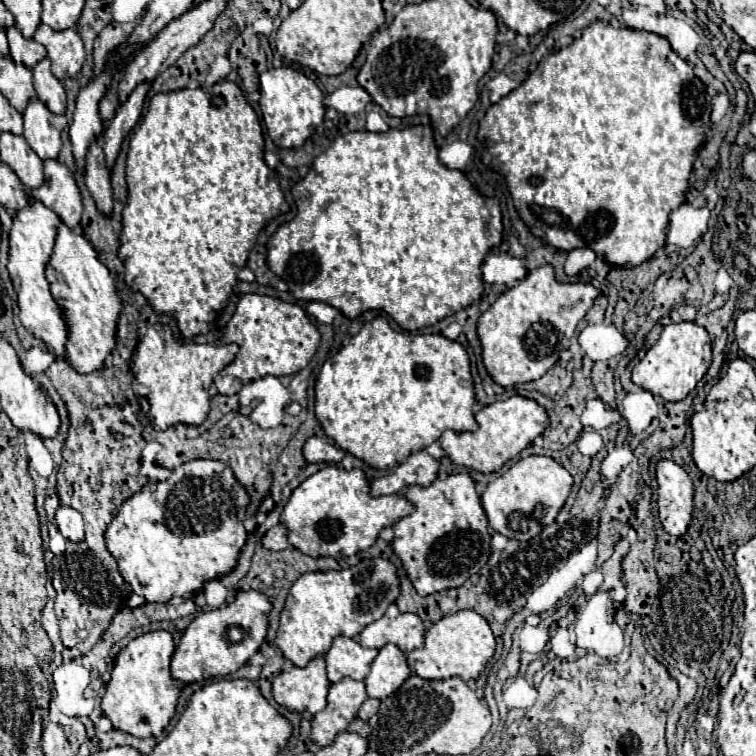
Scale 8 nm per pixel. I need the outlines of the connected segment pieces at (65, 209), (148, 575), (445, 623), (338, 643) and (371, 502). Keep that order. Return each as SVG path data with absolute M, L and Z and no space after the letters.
M56 159L44 161L44 185L32 189L32 197L52 209L72 229L80 225L82 197L72 173Z
M192 459L174 469L168 481L144 487L136 495L128 497L106 529L106 547L118 561L120 573L132 591L146 597L150 603L168 603L174 595L188 597L200 591L208 581L228 575L236 567L240 549L248 537L244 523L238 517L234 497L238 497L238 507L242 507L244 515L248 495L240 483L236 491L236 479L230 467L216 459Z
M464 609L446 615L438 623L434 623L426 633L424 647L408 653L408 665L422 679L448 679L458 675L464 681L470 681L484 671L486 663L494 655L494 649L496 639L488 621L472 609Z
M344 635L336 637L330 651L324 655L328 667L328 679L332 683L338 683L344 677L362 681L368 675L376 655L378 649L366 649L354 637Z
M328 465L300 483L284 507L282 523L290 529L288 541L310 557L348 557L368 549L378 533L410 515L414 505L404 495L372 497L362 469L342 469Z

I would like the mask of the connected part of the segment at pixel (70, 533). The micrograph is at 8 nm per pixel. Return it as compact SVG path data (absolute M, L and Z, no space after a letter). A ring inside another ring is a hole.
M58 507L56 511L56 525L60 529L60 533L74 543L84 541L84 521L82 515L72 509L72 507Z

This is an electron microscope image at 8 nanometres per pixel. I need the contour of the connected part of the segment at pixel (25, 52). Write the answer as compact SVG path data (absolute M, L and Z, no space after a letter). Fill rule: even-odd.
M8 27L6 35L10 43L10 57L14 63L24 63L24 67L32 69L36 63L40 63L40 59L46 57L46 49L34 39L24 39L16 27Z

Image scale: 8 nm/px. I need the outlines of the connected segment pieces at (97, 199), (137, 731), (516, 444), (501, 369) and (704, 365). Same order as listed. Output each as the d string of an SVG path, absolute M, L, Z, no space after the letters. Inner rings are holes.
M98 139L94 145L90 145L90 151L86 155L86 189L90 191L96 207L100 213L110 215L112 213L112 187L110 187L110 171L104 163L104 151L102 151L102 139Z
M150 631L130 641L116 657L112 677L102 697L102 711L114 729L136 737L158 737L174 717L182 685L170 675L176 639L170 631Z
M512 395L504 401L482 407L476 413L476 421L480 425L476 431L444 431L444 435L440 437L442 449L456 465L464 465L482 473L492 473L498 471L506 461L514 459L524 447L528 447L538 435L544 433L544 429L548 427L548 413L534 399Z
M552 265L530 271L516 287L502 293L478 319L486 371L502 387L540 379L558 363L560 351L570 345L576 325L584 319L596 297L598 289L590 283L558 283Z
M692 321L672 323L672 325L664 327L664 331L662 331L660 339L656 341L656 345L634 367L632 381L636 385L640 385L642 389L650 391L652 395L658 395L666 401L680 401L690 391L694 391L696 383L704 377L710 363L712 363L710 333L704 327L700 327Z

